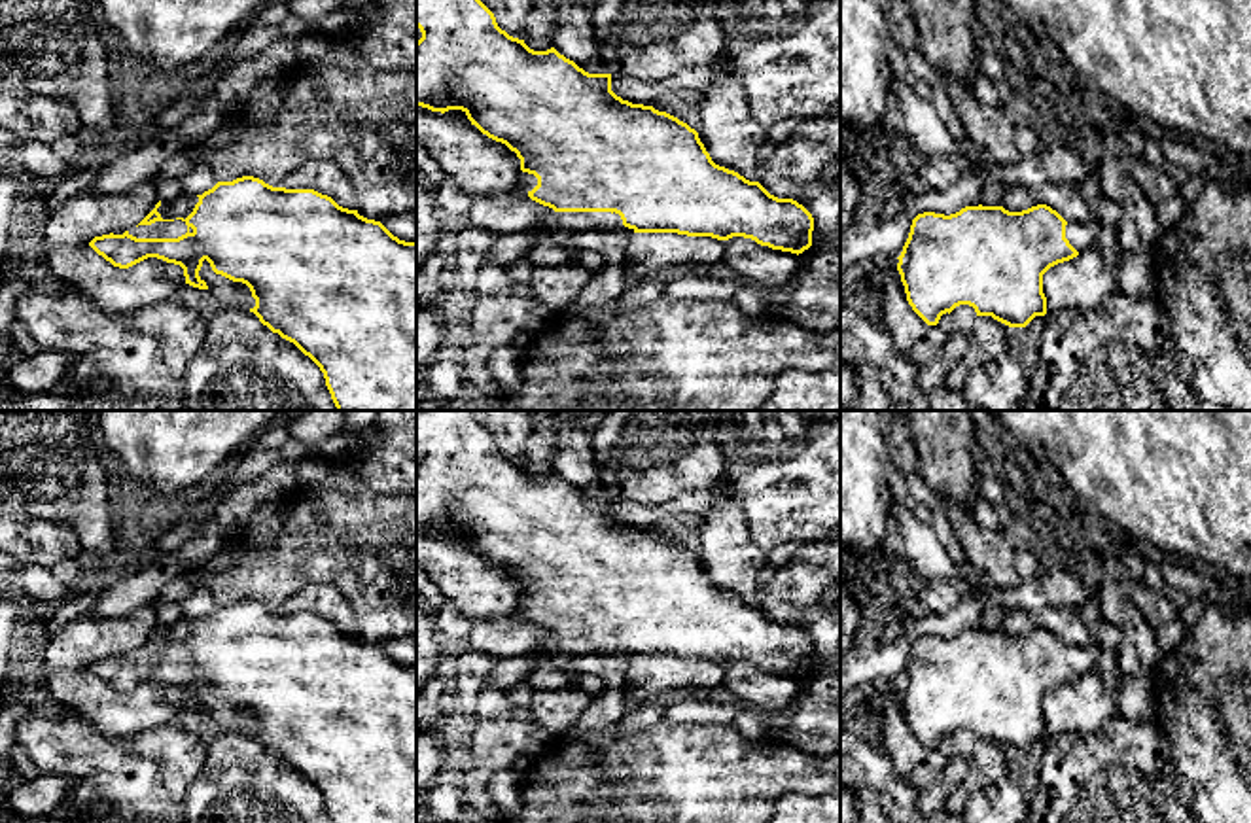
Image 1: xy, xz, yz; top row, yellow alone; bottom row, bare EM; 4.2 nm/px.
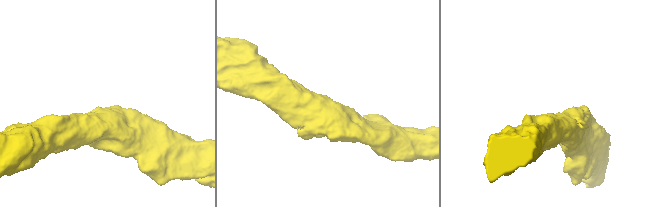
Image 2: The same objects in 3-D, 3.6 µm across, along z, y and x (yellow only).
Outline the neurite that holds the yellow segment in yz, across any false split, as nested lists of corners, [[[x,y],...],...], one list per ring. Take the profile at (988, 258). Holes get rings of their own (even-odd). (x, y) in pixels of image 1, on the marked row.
[[[978,204],[950,216],[918,214],[897,257],[897,271],[908,305],[927,325],[937,325],[943,314],[969,305],[977,316],[992,316],[1009,327],[1026,327],[1035,316],[1047,314],[1043,274],[1096,244],[1098,225],[1067,223],[1047,204],[1022,212]]]

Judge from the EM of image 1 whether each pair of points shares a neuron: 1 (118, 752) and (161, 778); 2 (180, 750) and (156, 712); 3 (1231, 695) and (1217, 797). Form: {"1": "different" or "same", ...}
{"1": "same", "2": "different", "3": "same"}

